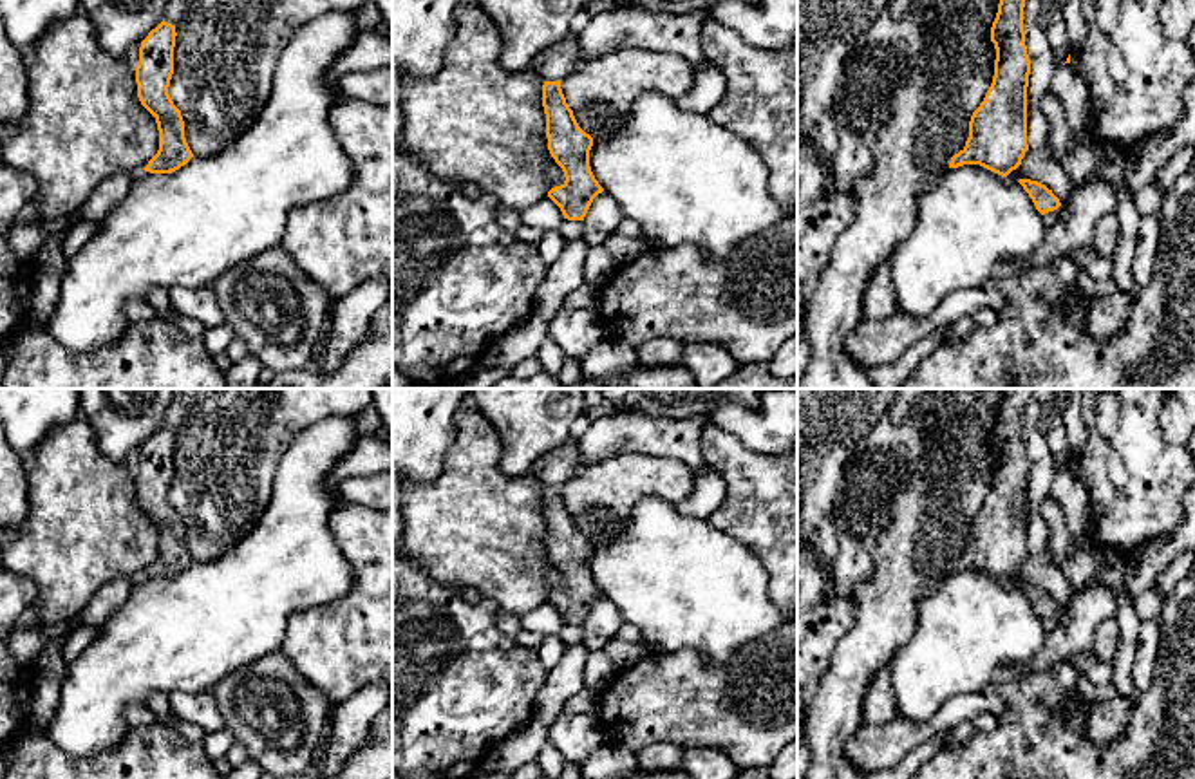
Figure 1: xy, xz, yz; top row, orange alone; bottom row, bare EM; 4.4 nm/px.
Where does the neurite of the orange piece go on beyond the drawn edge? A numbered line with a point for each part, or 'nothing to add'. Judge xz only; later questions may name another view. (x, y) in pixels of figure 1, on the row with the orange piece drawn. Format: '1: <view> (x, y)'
1: xz (554, 64)

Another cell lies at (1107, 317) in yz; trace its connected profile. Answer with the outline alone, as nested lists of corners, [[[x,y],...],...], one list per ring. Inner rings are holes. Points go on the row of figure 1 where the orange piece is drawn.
[[[1077,286],[1072,293],[1059,300],[1058,313],[1067,314],[1067,311],[1077,304],[1087,307],[1087,336],[1105,342],[1128,329],[1134,302],[1121,289],[1112,295],[1087,298],[1085,291]]]

